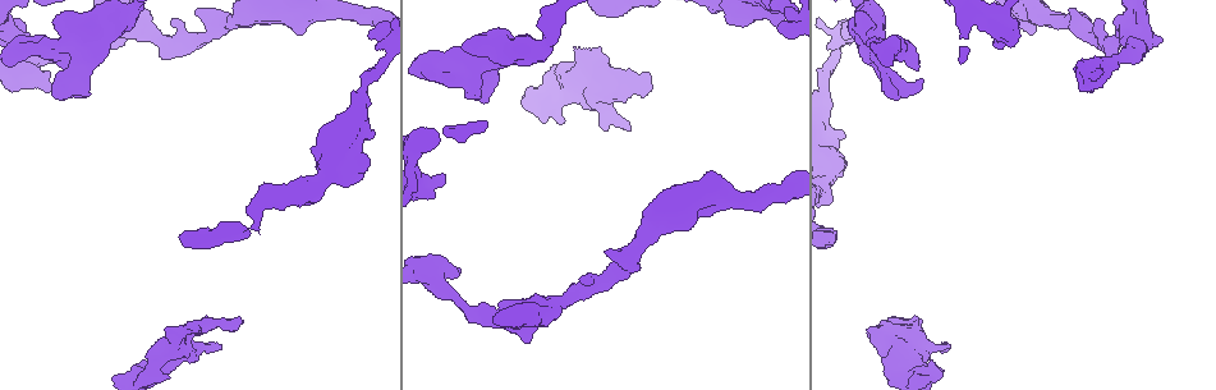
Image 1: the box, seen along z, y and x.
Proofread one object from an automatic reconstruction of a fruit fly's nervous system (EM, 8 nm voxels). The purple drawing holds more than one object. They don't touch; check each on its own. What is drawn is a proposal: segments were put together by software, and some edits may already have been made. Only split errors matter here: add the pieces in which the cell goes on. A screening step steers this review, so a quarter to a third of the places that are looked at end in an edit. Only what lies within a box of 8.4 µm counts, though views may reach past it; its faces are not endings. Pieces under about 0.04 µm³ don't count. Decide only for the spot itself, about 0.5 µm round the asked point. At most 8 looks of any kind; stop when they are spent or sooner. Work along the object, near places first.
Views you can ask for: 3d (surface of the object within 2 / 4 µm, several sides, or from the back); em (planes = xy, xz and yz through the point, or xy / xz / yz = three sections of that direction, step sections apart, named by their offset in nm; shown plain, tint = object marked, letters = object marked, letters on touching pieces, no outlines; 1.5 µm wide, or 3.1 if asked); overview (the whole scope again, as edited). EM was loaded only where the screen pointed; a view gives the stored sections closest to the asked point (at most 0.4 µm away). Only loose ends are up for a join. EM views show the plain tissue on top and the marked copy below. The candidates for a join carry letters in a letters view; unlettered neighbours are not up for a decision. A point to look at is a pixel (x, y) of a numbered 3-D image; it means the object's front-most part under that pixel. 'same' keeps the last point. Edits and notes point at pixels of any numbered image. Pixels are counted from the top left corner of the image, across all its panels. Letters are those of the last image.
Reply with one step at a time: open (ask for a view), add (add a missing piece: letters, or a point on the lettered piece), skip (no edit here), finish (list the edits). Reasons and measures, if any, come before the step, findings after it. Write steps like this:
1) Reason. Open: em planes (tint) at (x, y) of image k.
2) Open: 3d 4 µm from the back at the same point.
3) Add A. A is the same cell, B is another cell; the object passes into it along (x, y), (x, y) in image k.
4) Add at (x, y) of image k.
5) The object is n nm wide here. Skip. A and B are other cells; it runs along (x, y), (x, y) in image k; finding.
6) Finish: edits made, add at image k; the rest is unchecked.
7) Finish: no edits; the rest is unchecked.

An open end. Open: em planes (letters) at (455, 272) of image 1.

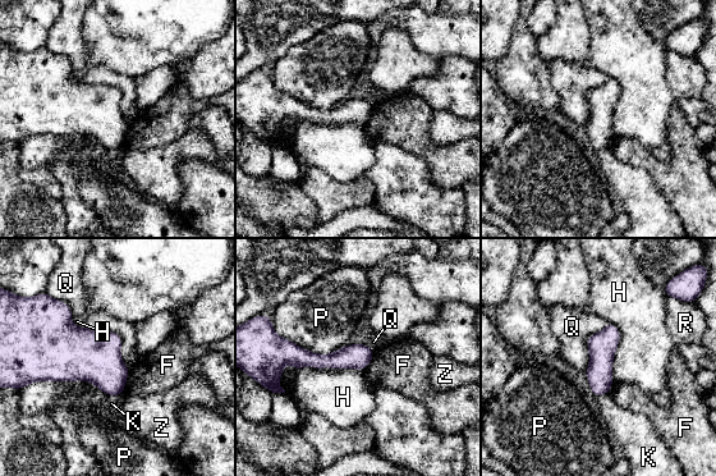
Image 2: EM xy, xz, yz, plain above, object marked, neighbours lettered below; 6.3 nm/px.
Skip. F, H, K, P, Q, R and Z are other cells; it runs along (370, 352), (339, 360), (283, 357) in image 2; none of them fits.

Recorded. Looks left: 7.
An open end. Open: em planes (tint) at (992, 41) of image 1.

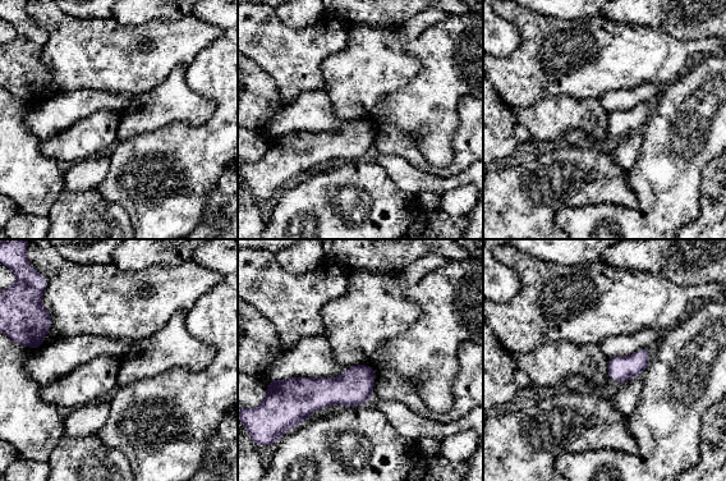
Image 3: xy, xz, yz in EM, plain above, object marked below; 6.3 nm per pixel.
See the neighbours. Open: em planes (letters) at the same point.

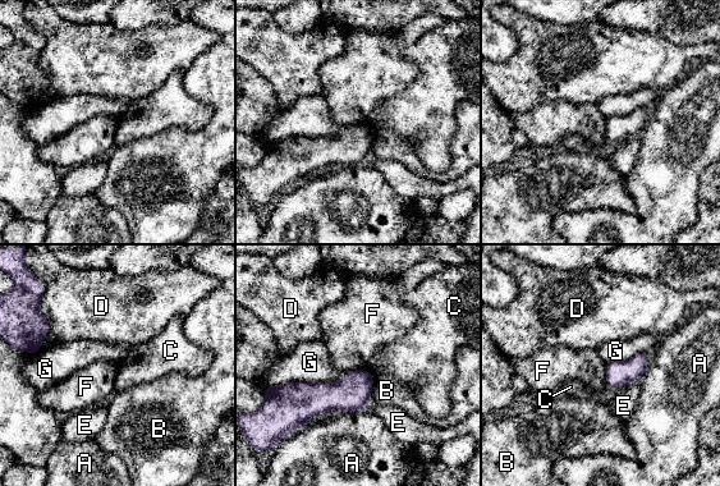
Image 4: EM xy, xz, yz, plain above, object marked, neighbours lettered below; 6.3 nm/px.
Skip. A, B, C, D, E, F and G are other cells; a border runs along (605, 365), (605, 381), (608, 385) in image 4; none of them fits.

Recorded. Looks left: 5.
Stops while still wide. Open: em planes (letters) at (918, 69) of image 1.

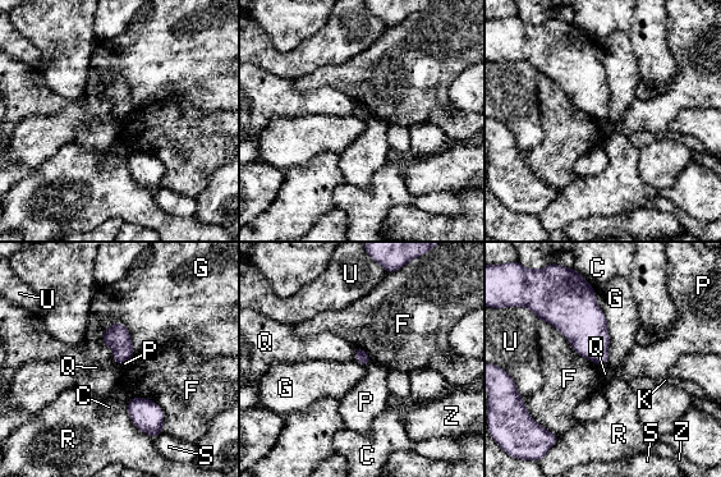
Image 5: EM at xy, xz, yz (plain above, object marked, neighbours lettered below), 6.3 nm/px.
Skip. C, F, G, K, P, Q, R, S, U and Z are other cells; a border runs along (371, 362), (364, 366) in image 5; none of them fits.

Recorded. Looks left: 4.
Finish: no edits; the rest is unchecked.

